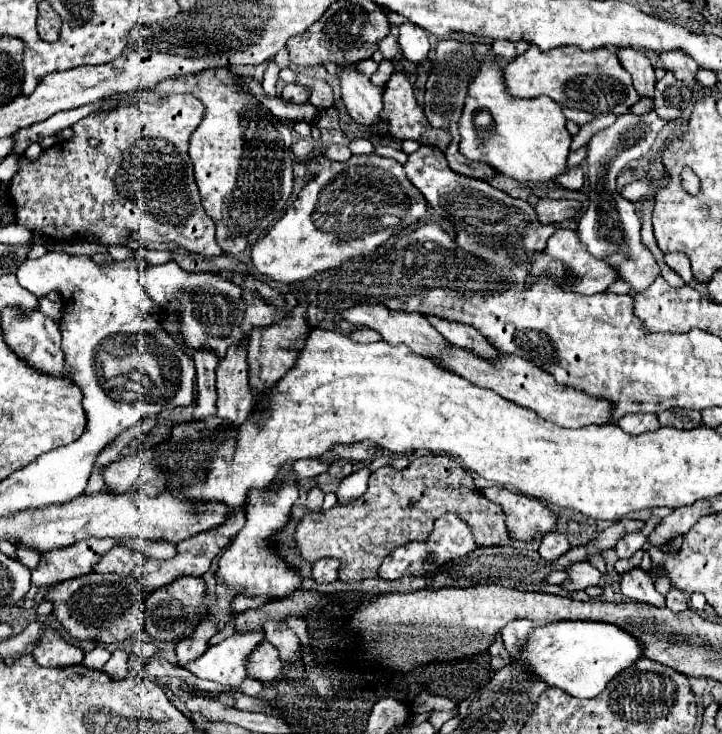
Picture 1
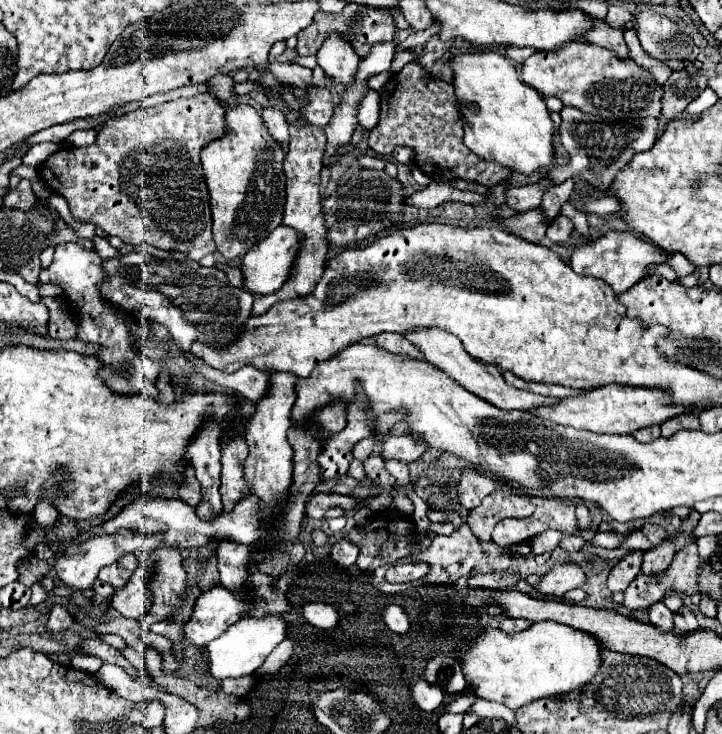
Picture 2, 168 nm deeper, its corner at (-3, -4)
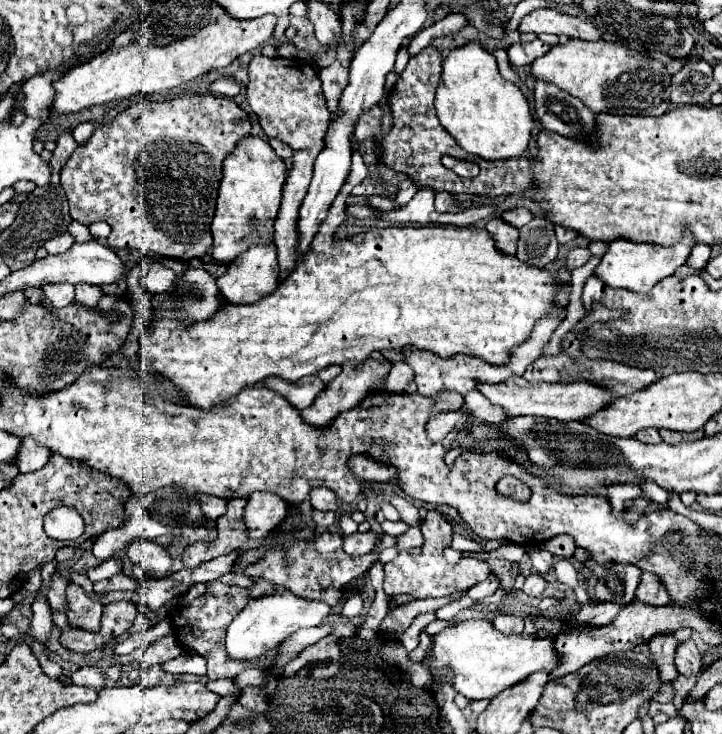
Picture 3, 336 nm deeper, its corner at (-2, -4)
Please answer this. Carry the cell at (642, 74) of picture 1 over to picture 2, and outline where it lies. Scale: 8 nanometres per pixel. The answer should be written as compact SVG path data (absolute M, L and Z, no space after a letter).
M610 26L608 28L592 28L592 32L588 32L588 36L584 36L584 40L598 44L598 46L604 46L604 48L610 48L620 58L628 56L628 46L624 42L622 28L610 28Z

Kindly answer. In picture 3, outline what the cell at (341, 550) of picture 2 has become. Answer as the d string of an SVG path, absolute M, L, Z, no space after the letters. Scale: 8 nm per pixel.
M373 530L365 534L355 532L351 536L343 536L343 550L351 556L363 556L375 548L375 542L377 542L377 534Z

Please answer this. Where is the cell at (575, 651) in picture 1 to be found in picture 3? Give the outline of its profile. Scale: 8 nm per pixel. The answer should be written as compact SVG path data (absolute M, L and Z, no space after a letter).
M465 620L433 636L433 658L429 662L431 670L451 666L455 672L453 686L469 700L495 698L505 688L521 684L531 674L539 670L553 670L561 664L563 656L555 650L553 636L537 634L517 634L507 636L489 620Z

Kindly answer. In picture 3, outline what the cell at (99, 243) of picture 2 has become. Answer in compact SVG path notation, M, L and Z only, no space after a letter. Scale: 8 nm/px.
M73 220L73 224L69 226L69 232L75 236L75 240L77 242L87 242L87 240L97 240L97 236L93 236L91 232L89 232L89 228L87 226L83 226L83 224L79 224L79 222L75 222Z

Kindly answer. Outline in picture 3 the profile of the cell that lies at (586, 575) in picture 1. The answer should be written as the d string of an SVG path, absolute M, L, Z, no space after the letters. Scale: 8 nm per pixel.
M531 574L531 576L527 576L527 580L523 584L523 592L527 596L541 596L545 586L547 586L547 580L541 574Z

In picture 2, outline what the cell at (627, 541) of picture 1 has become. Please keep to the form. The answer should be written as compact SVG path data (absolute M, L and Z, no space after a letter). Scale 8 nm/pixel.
M630 552L628 556L624 556L610 572L606 586L610 592L624 592L628 588L628 584L634 580L634 576L640 572L642 566L642 552Z

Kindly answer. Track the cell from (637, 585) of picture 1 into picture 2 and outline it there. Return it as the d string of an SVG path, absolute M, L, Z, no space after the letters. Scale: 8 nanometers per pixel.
M656 602L648 608L650 622L656 624L656 628L664 628L664 632L674 630L674 614L664 606L664 602Z

